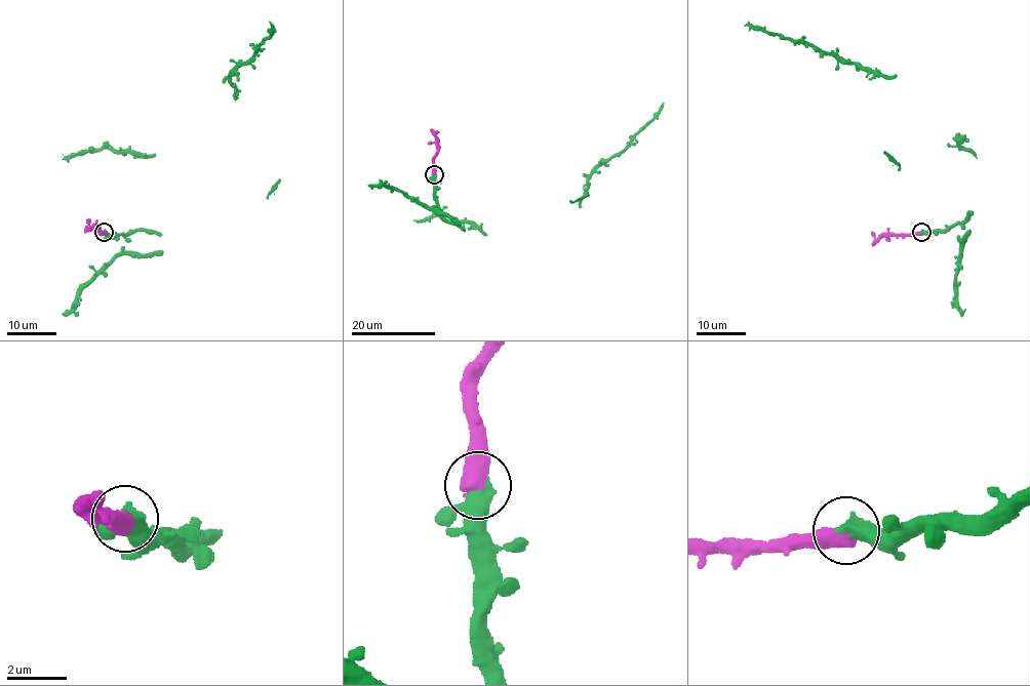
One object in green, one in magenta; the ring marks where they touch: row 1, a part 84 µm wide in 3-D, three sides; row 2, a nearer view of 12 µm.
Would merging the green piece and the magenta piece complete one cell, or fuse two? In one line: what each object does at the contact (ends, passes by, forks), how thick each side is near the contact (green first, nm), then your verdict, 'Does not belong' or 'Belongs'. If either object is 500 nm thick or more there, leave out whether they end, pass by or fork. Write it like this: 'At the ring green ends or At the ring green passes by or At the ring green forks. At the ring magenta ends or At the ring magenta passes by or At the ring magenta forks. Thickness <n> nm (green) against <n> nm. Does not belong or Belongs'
Thickness 400 nm (green) against 650 nm. Belongs

